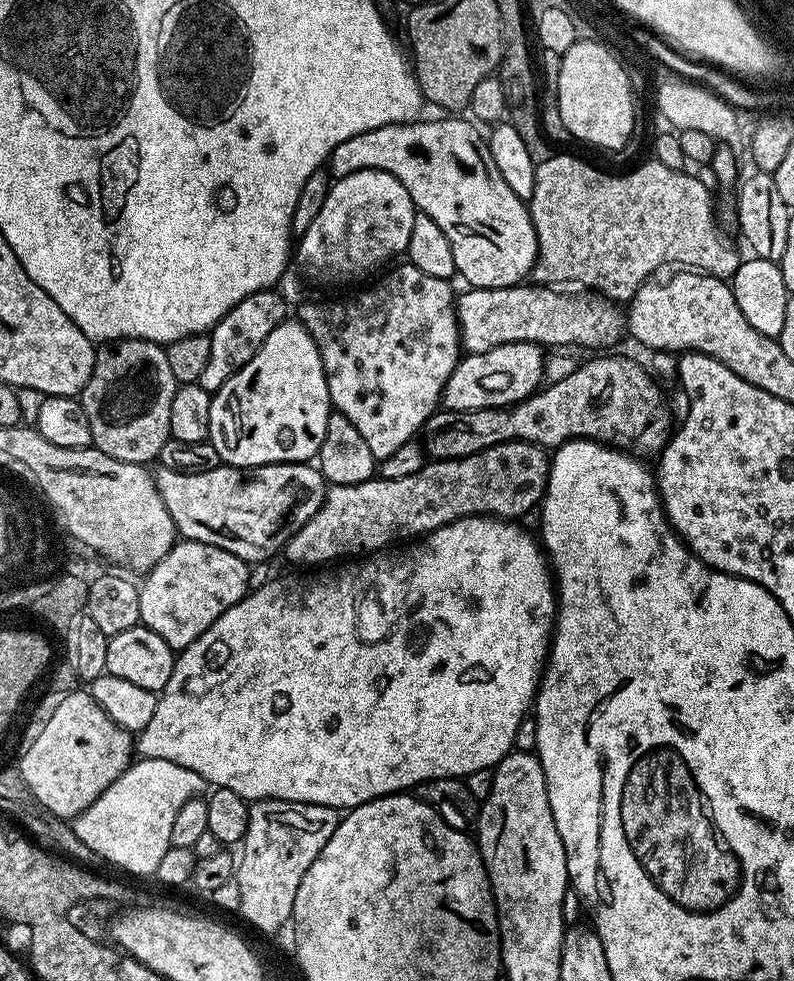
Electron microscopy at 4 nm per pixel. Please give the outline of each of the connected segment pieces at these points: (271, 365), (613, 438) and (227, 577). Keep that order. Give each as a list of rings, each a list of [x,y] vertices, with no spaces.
[[[299,319],[284,320],[270,338],[262,342],[258,354],[234,374],[217,392],[211,393],[210,422],[207,443],[218,450],[221,461],[234,468],[257,468],[263,464],[303,464],[319,457],[322,438],[326,438],[326,422],[330,422],[332,399],[326,386],[322,358],[314,340]]]
[[[596,354],[585,364],[577,363],[566,378],[551,381],[549,388],[541,387],[509,408],[433,412],[422,429],[425,453],[437,460],[457,460],[507,440],[527,440],[545,450],[555,450],[573,439],[594,440],[633,454],[655,457],[668,443],[673,427],[664,396],[642,365],[624,356],[604,355],[608,354]]]
[[[177,539],[171,550],[139,581],[140,623],[154,630],[166,646],[174,650],[189,648],[230,606],[248,595],[248,572],[250,565],[230,554],[230,550],[197,540]]]

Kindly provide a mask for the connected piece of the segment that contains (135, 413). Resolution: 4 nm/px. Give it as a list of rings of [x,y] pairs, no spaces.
[[[142,339],[101,343],[90,381],[78,397],[89,423],[91,445],[122,462],[146,466],[157,461],[162,446],[171,439],[170,414],[178,388],[163,345]]]

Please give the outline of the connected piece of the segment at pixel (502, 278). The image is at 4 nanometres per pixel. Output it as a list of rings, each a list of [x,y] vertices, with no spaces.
[[[420,118],[406,124],[378,126],[374,130],[366,130],[366,134],[354,134],[354,138],[346,138],[346,142],[334,146],[326,161],[327,171],[336,178],[360,172],[363,168],[377,168],[394,174],[394,178],[406,186],[417,209],[423,215],[434,218],[434,222],[438,222],[438,230],[446,234],[454,254],[454,266],[459,279],[465,280],[465,285],[474,288],[510,288],[527,281],[536,266],[538,254],[536,231],[527,203],[520,200],[503,180],[491,157],[485,133],[480,133],[481,129],[471,119],[444,119],[448,120],[424,121],[424,118]]]

